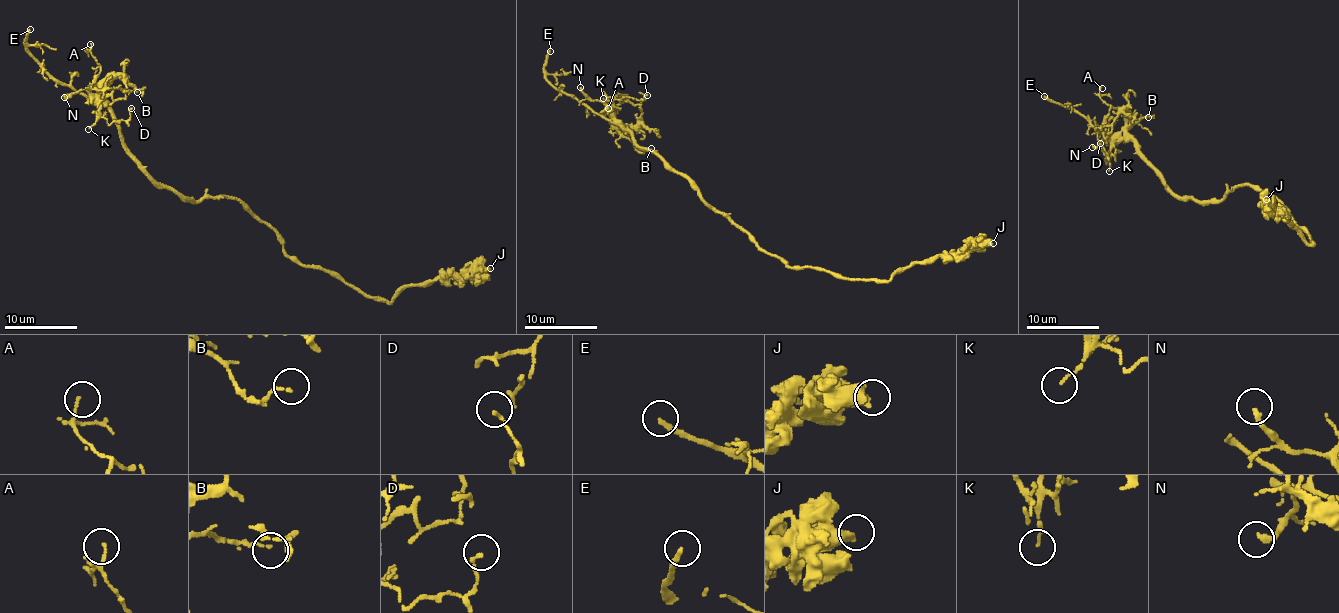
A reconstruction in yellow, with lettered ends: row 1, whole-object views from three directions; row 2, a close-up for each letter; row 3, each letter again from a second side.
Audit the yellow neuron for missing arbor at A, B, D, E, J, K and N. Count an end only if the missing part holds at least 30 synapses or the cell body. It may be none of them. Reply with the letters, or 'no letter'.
E

